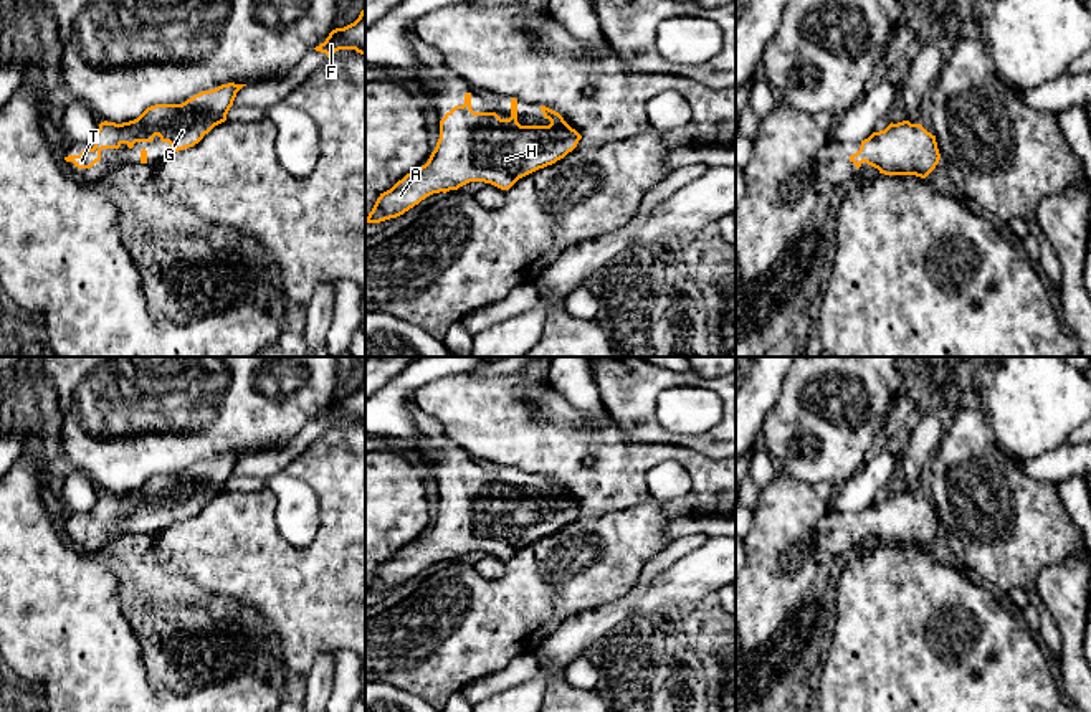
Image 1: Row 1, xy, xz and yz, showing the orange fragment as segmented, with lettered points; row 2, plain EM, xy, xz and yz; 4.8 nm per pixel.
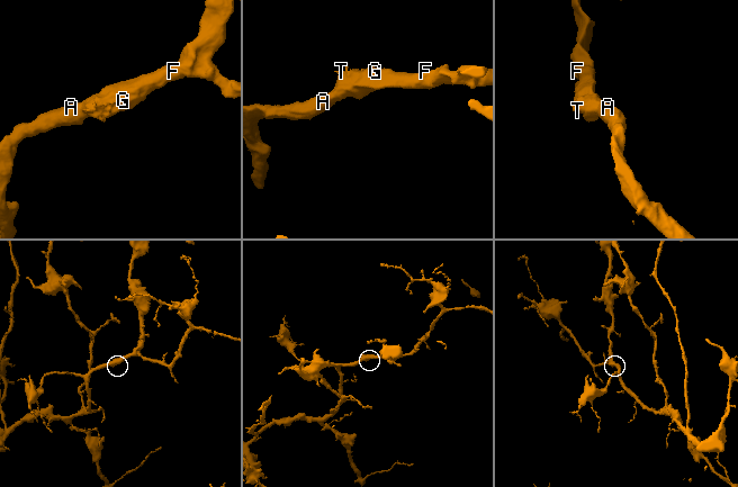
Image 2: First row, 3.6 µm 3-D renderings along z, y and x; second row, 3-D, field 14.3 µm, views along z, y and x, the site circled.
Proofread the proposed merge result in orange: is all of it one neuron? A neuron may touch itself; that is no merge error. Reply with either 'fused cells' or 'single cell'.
single cell

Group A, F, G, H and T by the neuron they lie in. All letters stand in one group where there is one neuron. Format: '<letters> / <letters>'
A F G H T

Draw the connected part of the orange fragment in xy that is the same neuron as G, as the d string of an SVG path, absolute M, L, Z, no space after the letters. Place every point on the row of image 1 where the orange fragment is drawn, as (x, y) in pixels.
M222 84L210 91L202 91L193 97L187 99L182 104L155 104L147 107L137 119L116 124L116 122L101 122L98 132L93 135L94 147L84 149L79 155L64 157L66 162L73 162L78 169L91 169L96 162L101 160L102 149L119 149L126 144L129 149L136 142L152 142L155 135L162 142L170 144L170 152L179 152L198 144L205 134L208 134L215 126L226 121L226 114L233 106L236 93L246 84Z

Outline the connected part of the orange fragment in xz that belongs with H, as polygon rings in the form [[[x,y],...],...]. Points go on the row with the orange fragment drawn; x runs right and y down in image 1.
[[[471,93],[440,121],[440,139],[428,162],[380,193],[365,223],[397,218],[433,193],[458,190],[469,182],[509,190],[519,178],[555,164],[572,152],[582,135],[564,117],[541,106],[549,126],[521,126],[517,99],[511,117],[474,112]]]

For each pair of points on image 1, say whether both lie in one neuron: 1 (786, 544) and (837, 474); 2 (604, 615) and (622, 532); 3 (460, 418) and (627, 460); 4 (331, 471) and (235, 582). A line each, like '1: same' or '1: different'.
1: different
2: different
3: same
4: same

